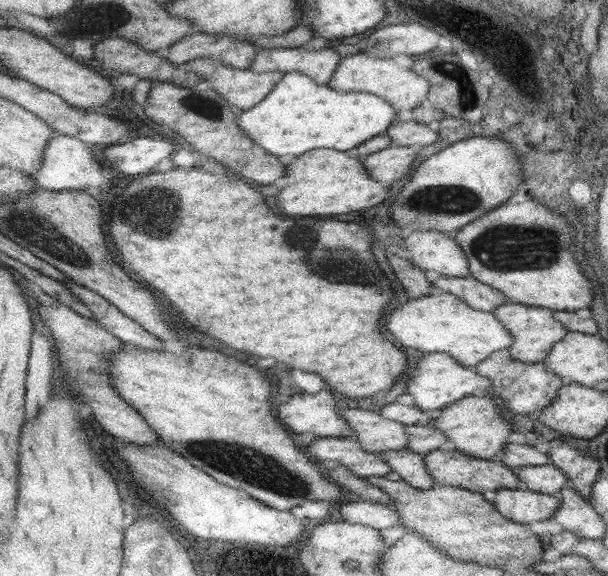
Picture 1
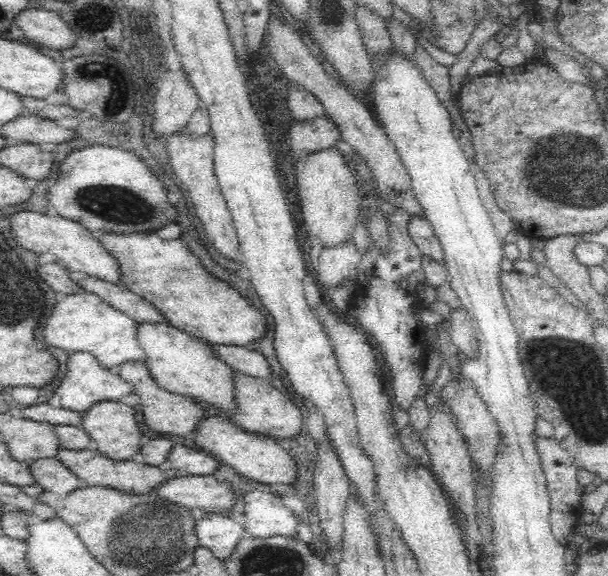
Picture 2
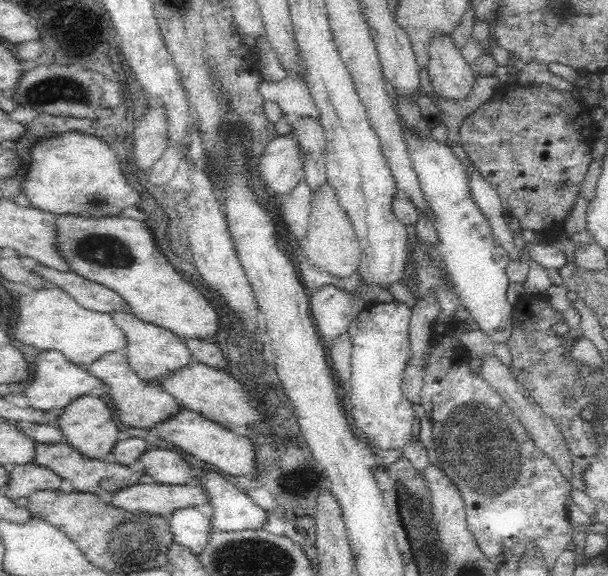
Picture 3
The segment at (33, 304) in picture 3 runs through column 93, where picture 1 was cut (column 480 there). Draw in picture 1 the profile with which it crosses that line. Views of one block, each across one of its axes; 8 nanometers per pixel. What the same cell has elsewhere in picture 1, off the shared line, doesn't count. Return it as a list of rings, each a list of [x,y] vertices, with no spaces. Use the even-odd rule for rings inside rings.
[[[436,291],[412,300],[404,308],[398,308],[388,322],[390,332],[402,347],[411,347],[426,353],[450,354],[467,367],[474,367],[487,360],[492,352],[508,348],[513,337],[493,312],[482,312],[471,308],[466,302],[448,292]]]

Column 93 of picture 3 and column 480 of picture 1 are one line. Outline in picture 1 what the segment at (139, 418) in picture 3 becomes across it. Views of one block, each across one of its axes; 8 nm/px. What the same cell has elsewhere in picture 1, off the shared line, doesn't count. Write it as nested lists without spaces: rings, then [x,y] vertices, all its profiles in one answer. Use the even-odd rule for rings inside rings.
[[[506,349],[492,352],[487,360],[476,364],[473,368],[474,371],[482,376],[487,376],[488,380],[492,381],[489,392],[496,392],[502,398],[503,404],[508,407],[508,410],[512,410],[518,416],[536,415],[542,408],[552,404],[556,392],[564,385],[563,380],[556,373],[548,371],[546,363],[525,363],[514,360]]]

